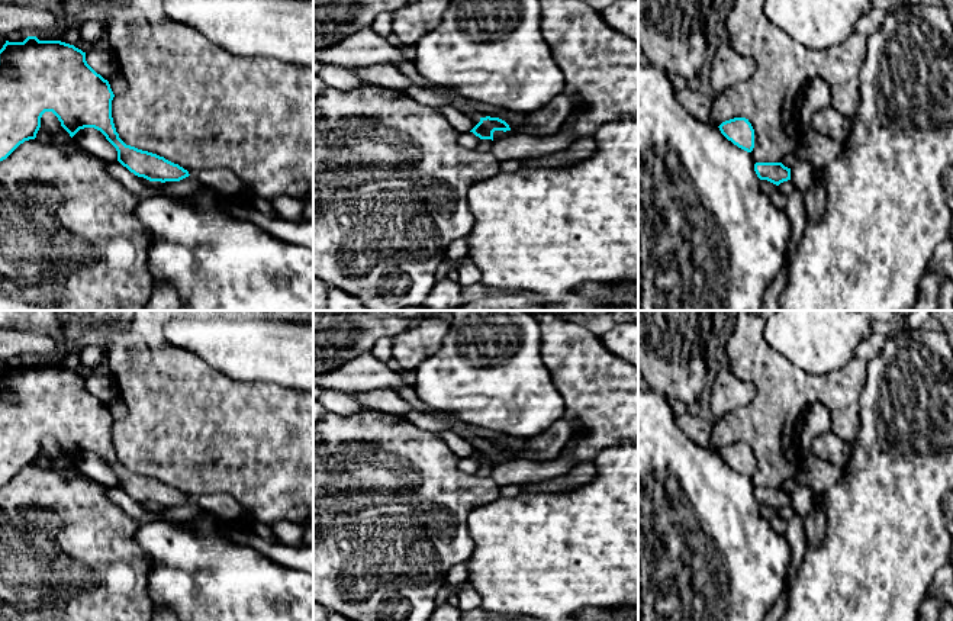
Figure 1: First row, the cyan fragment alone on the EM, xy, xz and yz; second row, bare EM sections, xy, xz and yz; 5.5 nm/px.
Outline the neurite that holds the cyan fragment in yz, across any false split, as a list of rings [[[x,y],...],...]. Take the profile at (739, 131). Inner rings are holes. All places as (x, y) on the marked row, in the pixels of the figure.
[[[734,118],[722,122],[719,126],[721,133],[738,148],[751,152],[754,148],[754,129],[748,119]]]

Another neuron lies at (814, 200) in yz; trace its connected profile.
[[[824,170],[814,171],[814,183],[804,193],[806,222],[817,222],[825,213],[825,177]]]

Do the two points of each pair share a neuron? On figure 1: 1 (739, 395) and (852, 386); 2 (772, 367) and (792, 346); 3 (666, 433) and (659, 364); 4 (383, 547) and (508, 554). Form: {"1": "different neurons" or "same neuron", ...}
{"1": "different neurons", "2": "different neurons", "3": "different neurons", "4": "different neurons"}

